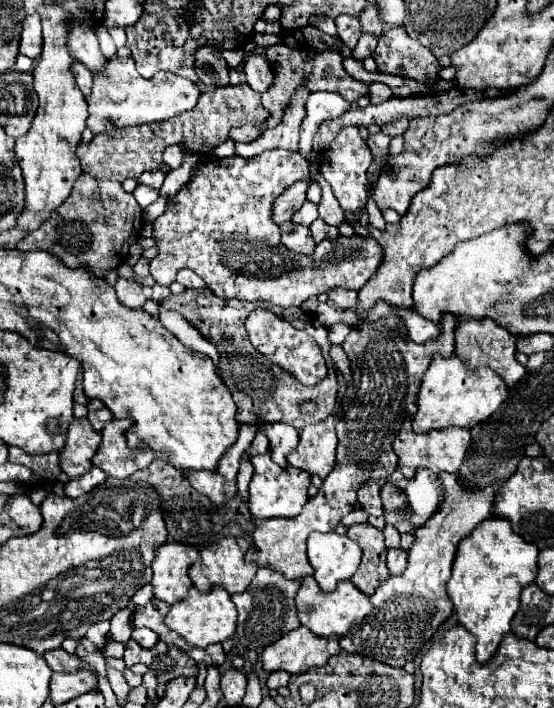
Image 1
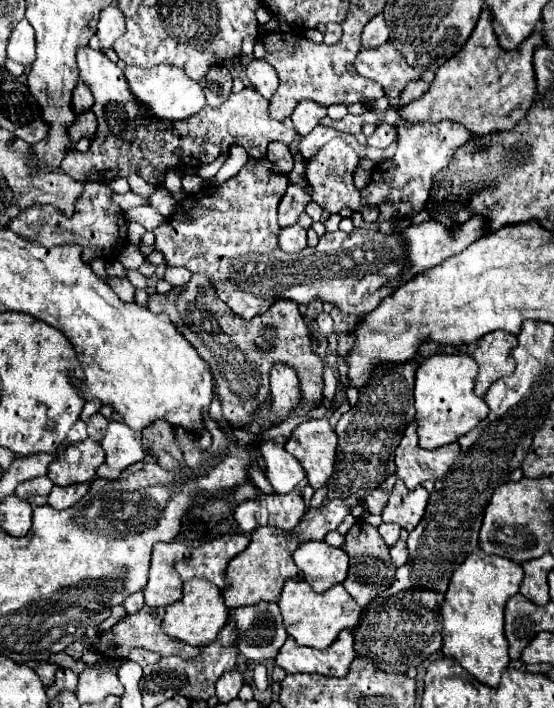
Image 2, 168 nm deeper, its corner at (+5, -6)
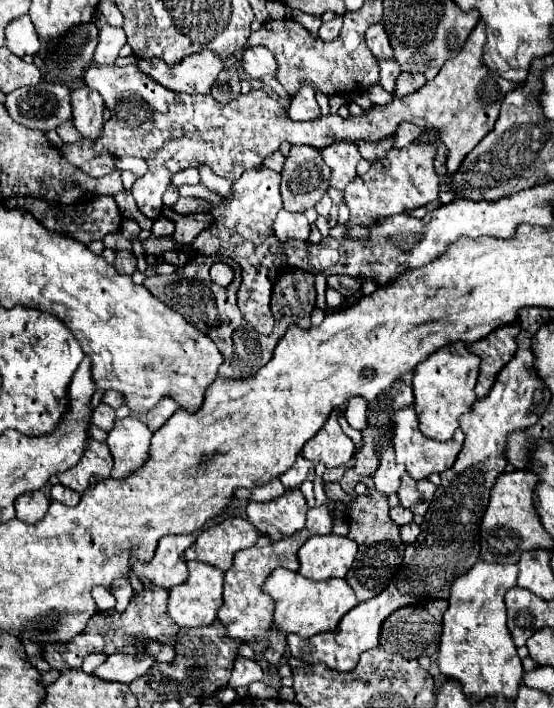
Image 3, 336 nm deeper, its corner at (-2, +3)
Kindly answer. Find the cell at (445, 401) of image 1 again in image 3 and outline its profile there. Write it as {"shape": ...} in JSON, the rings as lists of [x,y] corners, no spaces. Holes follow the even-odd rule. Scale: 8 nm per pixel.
{"shape":[[[451,343],[429,355],[419,367],[413,371],[413,395],[415,395],[415,413],[419,421],[419,431],[431,439],[447,441],[453,437],[459,427],[459,417],[471,411],[477,395],[473,391],[477,373],[479,373],[479,357],[473,355],[465,343]]]}

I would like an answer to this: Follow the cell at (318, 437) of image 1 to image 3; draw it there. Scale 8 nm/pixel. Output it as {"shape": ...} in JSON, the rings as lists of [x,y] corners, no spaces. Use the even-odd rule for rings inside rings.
{"shape":[[[331,413],[319,433],[305,443],[301,455],[315,463],[325,463],[325,467],[341,467],[353,457],[353,451],[353,441],[343,433],[337,415]]]}

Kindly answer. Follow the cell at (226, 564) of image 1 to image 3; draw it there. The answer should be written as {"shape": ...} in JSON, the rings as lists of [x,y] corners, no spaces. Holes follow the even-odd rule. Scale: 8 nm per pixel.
{"shape":[[[235,517],[213,525],[197,537],[197,541],[185,551],[185,559],[197,559],[227,571],[233,565],[233,555],[241,549],[249,549],[259,539],[259,531],[247,519]]]}

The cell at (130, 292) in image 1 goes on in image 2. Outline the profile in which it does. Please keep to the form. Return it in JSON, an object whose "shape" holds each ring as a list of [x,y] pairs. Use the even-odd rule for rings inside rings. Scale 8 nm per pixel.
{"shape":[[[108,278],[108,286],[116,292],[116,296],[120,296],[120,300],[128,300],[132,302],[134,300],[134,294],[136,294],[136,288],[128,282],[128,280],[118,280],[118,278]]]}

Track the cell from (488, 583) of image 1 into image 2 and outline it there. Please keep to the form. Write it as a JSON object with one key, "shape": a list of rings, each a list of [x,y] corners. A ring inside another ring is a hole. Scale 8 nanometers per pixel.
{"shape":[[[480,548],[466,556],[466,560],[454,570],[450,578],[450,586],[446,592],[446,598],[440,606],[442,614],[442,652],[444,656],[456,658],[478,682],[496,686],[500,682],[502,672],[506,670],[510,658],[508,658],[508,642],[504,636],[504,604],[510,596],[518,594],[520,584],[524,580],[524,570],[518,564],[510,564],[504,556],[488,556],[486,552],[480,552]]]}

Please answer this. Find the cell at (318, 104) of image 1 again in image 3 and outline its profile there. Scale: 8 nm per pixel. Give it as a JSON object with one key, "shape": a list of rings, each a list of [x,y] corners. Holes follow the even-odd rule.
{"shape":[[[301,87],[297,91],[297,95],[291,99],[287,115],[293,121],[311,121],[311,119],[317,119],[321,115],[321,109],[315,101],[313,87]]]}

